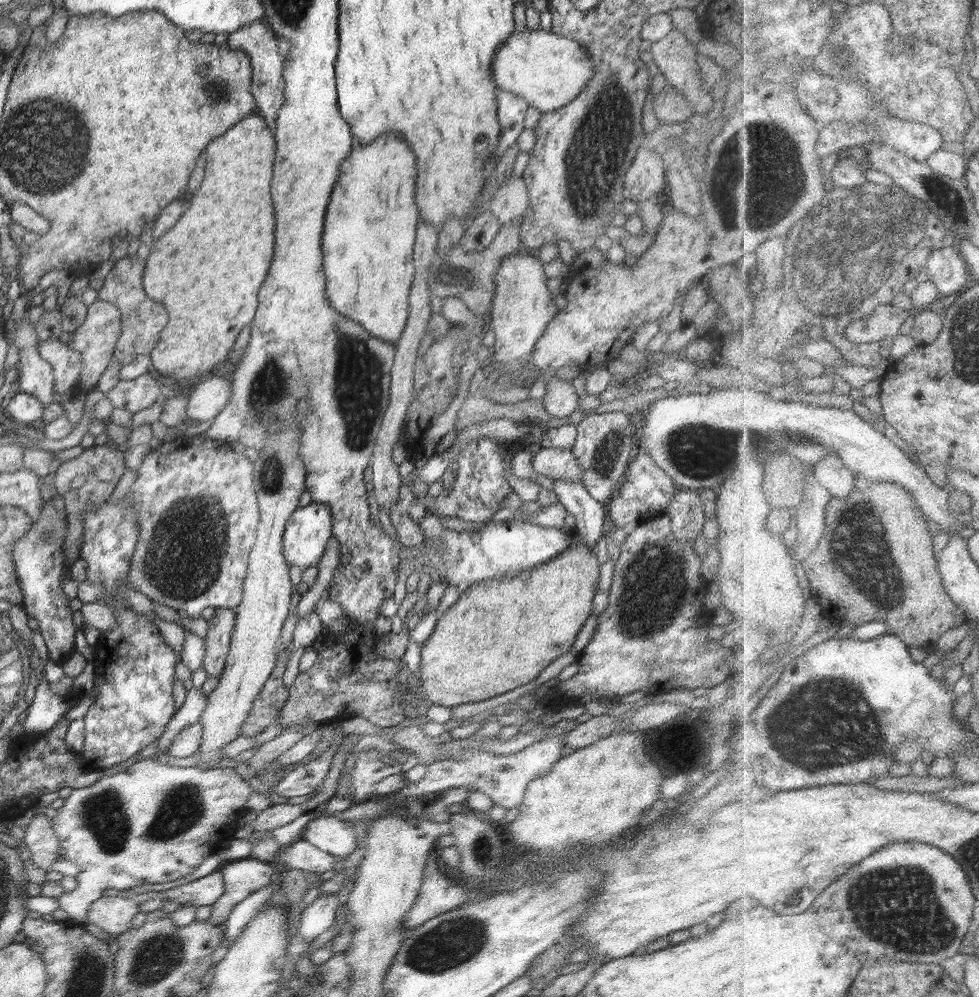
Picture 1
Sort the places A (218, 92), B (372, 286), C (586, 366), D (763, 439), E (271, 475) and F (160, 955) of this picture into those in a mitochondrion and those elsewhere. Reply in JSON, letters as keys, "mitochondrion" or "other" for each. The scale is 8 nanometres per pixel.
{"A":"mitochondrion","B":"mitochondrion","C":"other","D":"mitochondrion","E":"mitochondrion","F":"mitochondrion"}

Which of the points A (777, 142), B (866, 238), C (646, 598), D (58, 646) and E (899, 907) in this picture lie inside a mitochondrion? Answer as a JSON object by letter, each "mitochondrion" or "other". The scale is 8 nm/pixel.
{"A":"mitochondrion","B":"mitochondrion","C":"mitochondrion","D":"other","E":"mitochondrion"}

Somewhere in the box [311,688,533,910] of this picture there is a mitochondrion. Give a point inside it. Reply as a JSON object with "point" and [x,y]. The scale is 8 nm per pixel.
{"point":[479,852]}

